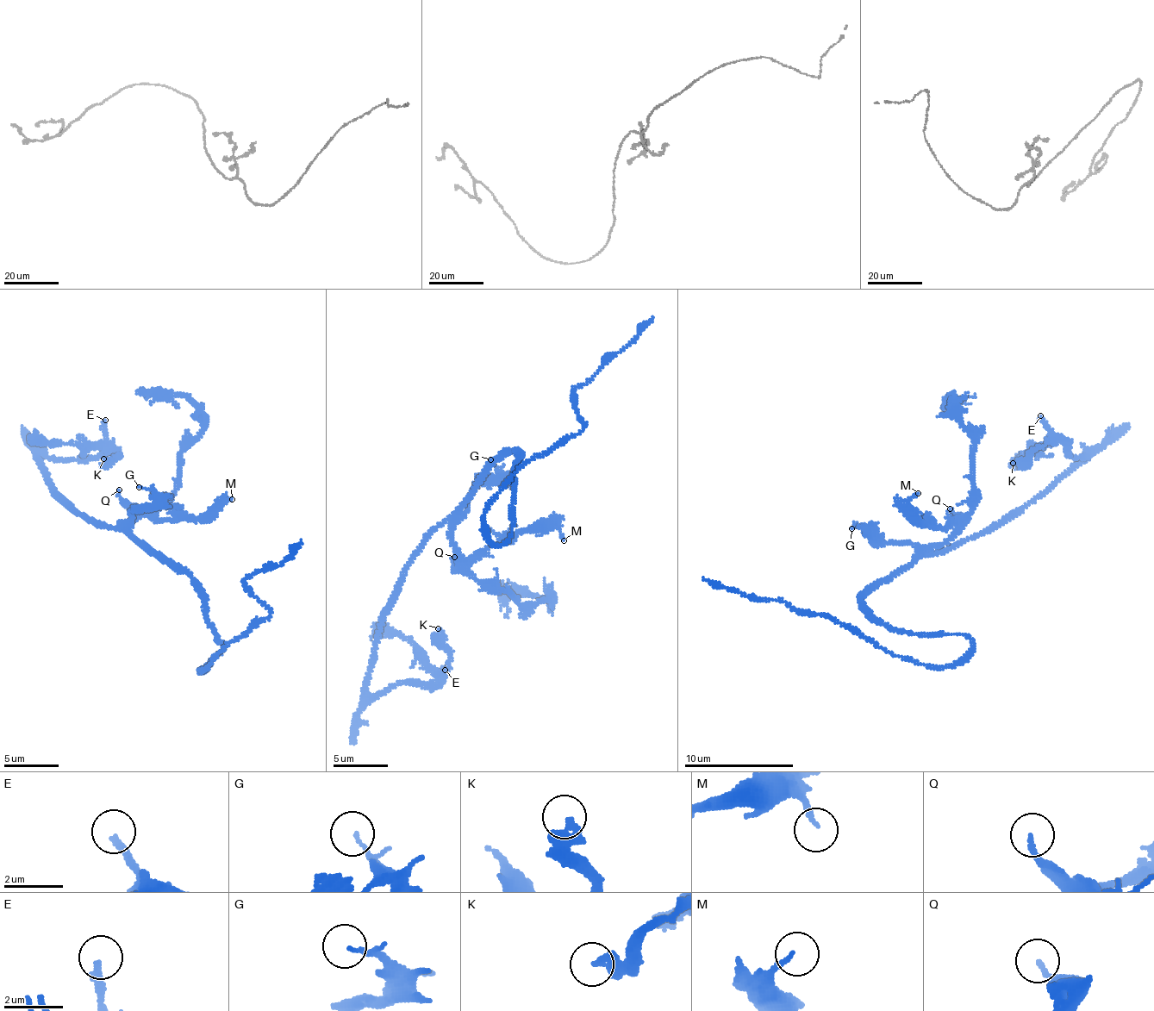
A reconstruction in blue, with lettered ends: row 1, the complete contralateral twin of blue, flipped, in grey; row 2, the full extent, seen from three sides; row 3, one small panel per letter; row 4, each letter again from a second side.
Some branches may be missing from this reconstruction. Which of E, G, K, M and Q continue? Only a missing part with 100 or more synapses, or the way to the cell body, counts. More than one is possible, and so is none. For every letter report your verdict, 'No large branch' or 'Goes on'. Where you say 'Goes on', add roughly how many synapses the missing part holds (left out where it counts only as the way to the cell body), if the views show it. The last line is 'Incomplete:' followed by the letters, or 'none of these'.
E: No large branch
G: No large branch
K: No large branch
M: No large branch
Q: No large branch
Incomplete: none of these

